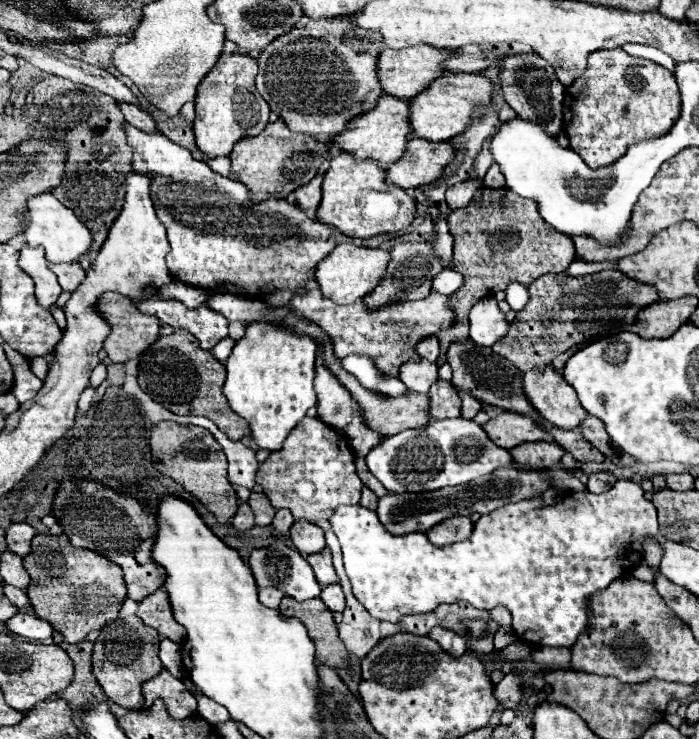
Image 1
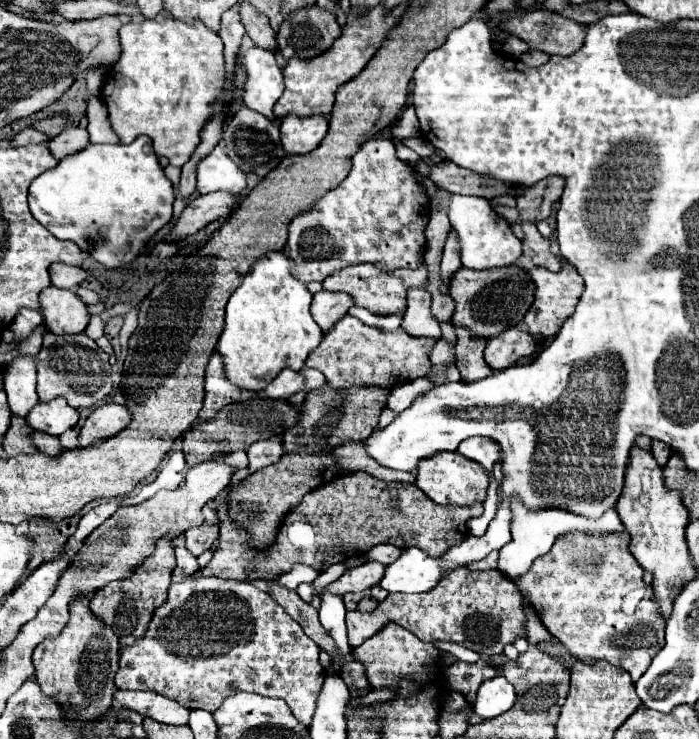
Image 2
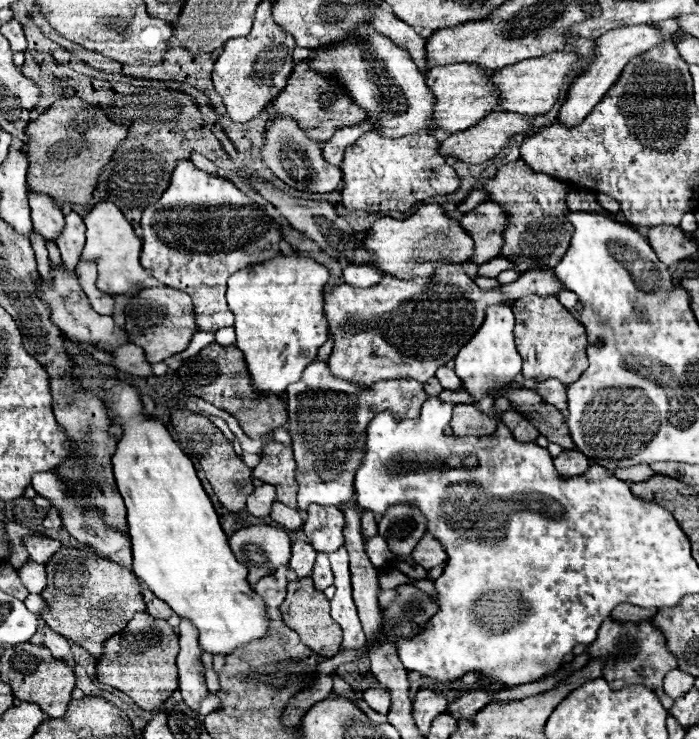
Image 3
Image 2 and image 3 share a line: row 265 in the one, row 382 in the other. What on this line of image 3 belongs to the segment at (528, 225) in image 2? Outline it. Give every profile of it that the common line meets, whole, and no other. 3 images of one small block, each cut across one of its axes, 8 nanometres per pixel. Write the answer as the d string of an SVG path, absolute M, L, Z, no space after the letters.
M548 378L548 380L540 380L536 382L536 388L534 388L548 404L554 404L558 410L566 412L566 386L554 378Z

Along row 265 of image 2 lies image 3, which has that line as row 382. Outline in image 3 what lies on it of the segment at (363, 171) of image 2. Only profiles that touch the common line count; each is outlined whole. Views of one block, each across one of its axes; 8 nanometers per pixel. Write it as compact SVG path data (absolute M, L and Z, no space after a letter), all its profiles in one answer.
M314 358L302 372L302 378L286 388L288 396L288 434L292 436L294 460L298 466L298 508L306 510L310 504L344 508L354 494L354 474L360 468L366 452L366 428L378 412L390 412L394 418L418 418L422 404L428 400L420 382L414 380L382 380L376 386L362 388L354 382L336 378L326 360Z

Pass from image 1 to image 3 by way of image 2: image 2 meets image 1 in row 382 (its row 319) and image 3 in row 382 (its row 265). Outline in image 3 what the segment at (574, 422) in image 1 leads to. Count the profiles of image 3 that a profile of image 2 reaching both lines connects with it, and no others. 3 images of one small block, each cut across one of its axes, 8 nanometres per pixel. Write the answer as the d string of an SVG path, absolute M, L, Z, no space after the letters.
M524 296L512 302L516 316L516 346L524 360L522 374L530 380L556 378L562 384L572 384L588 368L586 358L586 330L584 326L558 302L556 296Z

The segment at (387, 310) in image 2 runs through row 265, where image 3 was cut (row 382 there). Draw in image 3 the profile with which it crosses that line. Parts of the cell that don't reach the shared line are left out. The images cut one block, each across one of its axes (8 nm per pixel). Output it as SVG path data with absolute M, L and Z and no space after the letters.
M462 266L440 268L438 272L426 278L410 278L410 280L384 278L374 288L350 288L348 284L342 284L324 296L324 312L330 326L330 336L334 338L334 350L328 358L328 364L338 378L354 380L356 384L362 386L370 386L378 380L390 380L390 378L410 378L424 384L428 378L436 374L440 366L452 360L460 352L460 348L478 332L478 328L486 318L488 306L508 304L528 294L550 296L550 294L558 294L560 290L562 284L554 280L552 270L526 272L520 274L520 278L512 284L504 284L492 290L482 290L474 284L470 276L466 276Z

